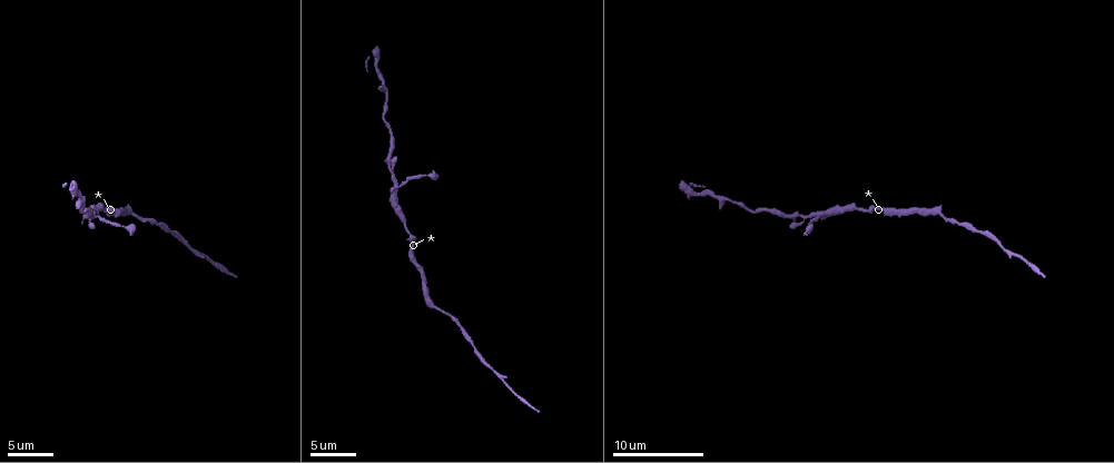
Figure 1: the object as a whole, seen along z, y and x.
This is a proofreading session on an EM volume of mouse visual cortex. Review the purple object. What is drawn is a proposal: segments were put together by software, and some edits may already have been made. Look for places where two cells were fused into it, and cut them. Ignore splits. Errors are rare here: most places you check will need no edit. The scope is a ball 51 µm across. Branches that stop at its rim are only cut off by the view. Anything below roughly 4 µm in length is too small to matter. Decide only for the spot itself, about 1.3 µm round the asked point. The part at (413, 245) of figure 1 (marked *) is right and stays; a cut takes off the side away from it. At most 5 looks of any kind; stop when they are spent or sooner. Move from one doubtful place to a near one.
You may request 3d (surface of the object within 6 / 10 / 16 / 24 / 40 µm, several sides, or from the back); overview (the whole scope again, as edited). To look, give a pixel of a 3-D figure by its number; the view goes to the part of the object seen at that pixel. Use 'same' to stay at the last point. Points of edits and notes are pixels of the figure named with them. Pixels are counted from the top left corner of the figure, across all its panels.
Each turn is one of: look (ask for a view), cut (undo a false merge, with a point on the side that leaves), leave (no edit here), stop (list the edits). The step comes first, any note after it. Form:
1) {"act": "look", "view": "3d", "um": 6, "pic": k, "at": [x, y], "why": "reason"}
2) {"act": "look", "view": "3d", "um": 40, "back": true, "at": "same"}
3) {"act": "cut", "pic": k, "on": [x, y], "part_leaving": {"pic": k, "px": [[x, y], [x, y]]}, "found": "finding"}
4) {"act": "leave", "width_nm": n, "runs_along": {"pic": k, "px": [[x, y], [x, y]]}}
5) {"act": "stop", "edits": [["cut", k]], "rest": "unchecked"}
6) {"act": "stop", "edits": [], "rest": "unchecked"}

{"act": "look", "view": "3d", "um": 6, "pic": 1, "at": [131, 211], "why": "calibre changes"}

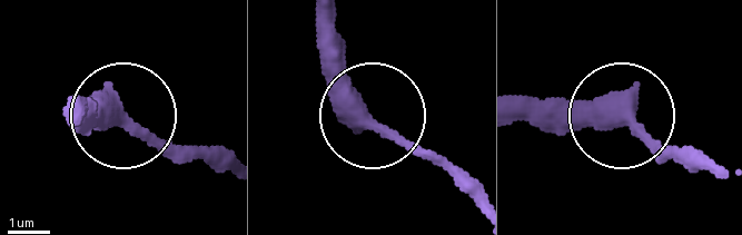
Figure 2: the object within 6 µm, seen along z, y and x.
{"act": "leave", "runs_along": {"pic": 2, "px": [[315, 17], [336, 80], [459, 184]]}, "found": "one cell here"}

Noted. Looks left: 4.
{"act": "look", "view": "3d", "um": 16, "pic": 1, "at": [996, 241], "why": "thick turns thin"}

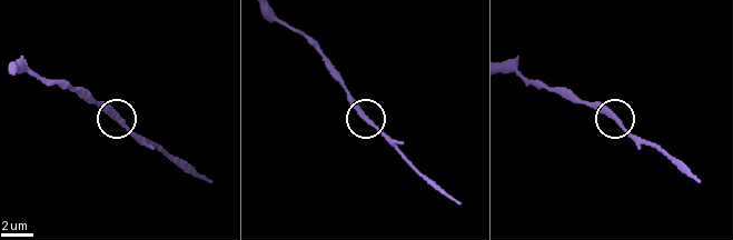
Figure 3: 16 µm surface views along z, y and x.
{"act": "leave", "runs_along": {"pic": 3, "px": [[275, 16], [310, 43], [350, 102], [389, 141]]}, "found": "one cell here"}

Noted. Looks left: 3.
{"act": "look", "view": "3d", "um": 10, "pic": 1, "at": [818, 215], "why": "three arms meet"}

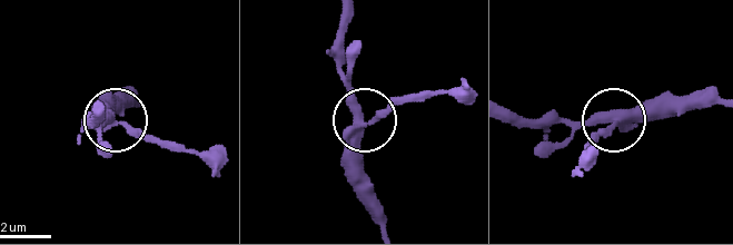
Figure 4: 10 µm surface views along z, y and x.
{"act": "cut", "pic": 4, "on": [139, 138], "side_arm_um": 5, "arms": 3, "found": "a second cell is stuck on"}

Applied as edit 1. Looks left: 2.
{"act": "stop", "edits": [["cut", 4]], "rest": "unchecked"}

